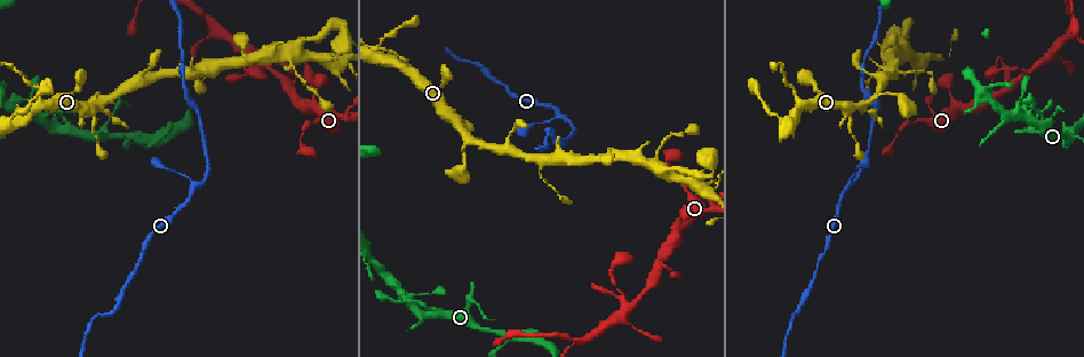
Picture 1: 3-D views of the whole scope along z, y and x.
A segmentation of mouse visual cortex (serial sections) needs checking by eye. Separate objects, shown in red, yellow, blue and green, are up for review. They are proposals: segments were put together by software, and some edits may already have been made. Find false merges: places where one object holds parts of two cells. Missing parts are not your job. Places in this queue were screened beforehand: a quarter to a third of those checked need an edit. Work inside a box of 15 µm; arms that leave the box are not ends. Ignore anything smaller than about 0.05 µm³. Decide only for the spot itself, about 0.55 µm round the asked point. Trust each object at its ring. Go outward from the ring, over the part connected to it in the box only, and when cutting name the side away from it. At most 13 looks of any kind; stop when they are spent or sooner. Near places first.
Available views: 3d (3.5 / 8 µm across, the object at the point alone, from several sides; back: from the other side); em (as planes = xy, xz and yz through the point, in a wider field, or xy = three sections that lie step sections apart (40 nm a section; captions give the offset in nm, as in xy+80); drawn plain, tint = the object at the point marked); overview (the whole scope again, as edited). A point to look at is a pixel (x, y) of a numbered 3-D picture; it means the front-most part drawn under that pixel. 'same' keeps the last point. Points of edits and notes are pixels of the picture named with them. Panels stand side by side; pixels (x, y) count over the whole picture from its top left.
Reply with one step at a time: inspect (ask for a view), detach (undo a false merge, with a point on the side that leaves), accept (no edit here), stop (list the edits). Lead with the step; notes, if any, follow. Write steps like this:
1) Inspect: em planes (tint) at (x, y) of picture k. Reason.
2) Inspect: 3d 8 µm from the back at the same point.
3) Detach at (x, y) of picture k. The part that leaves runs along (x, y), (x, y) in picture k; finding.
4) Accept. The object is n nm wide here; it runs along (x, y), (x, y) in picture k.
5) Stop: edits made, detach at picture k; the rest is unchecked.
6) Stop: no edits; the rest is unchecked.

Inspect: 3d 8 µm from the back at (404, 68) of picture 1. Three arms meet.

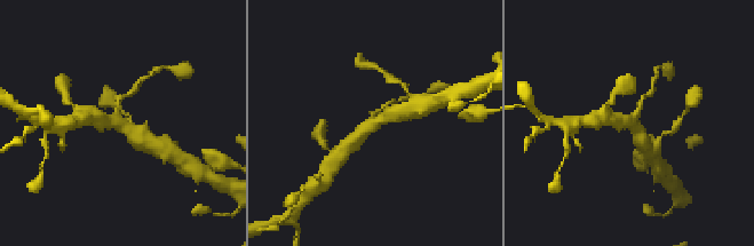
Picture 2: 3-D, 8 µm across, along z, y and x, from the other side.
Inspect: 3d 3.5 µm at (374, 123) of picture 2. Closer look.

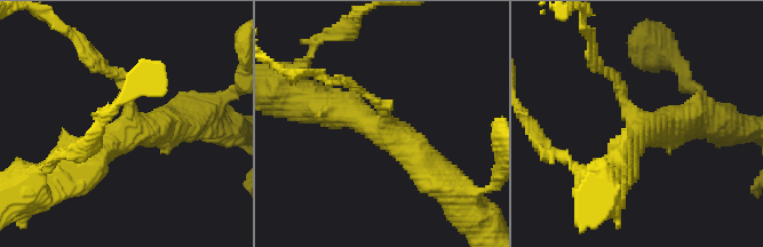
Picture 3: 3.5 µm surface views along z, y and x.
Accept. The arms are 150, 400, 450 nm wide; it runs along (451, 183), (390, 134), (327, 108) in picture 3; all the same cell.

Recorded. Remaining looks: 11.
Inspect: 3d 8 µm from the back at (1028, 116) of picture 1. Four or more arms meet.

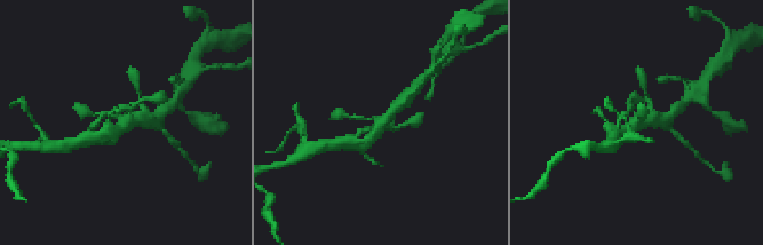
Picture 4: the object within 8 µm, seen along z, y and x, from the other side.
Inspect: em xy step 3 (tint) at (128, 120) of picture 4. Shape alone is not enough.

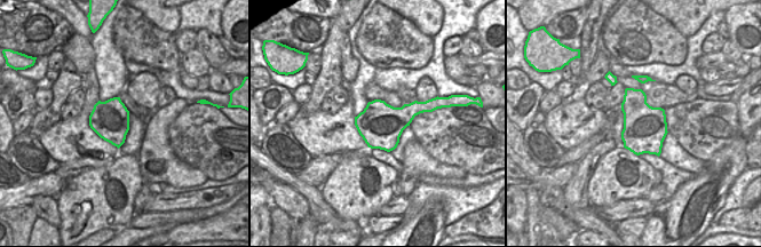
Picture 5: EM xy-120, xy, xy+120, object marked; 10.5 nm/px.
Accept. It runs along (364, 143), (407, 96) in picture 4; all the same cell.

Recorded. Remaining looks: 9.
Inspect: 3d 3.5 µm at (140, 139) of picture 1. Three arms meet.

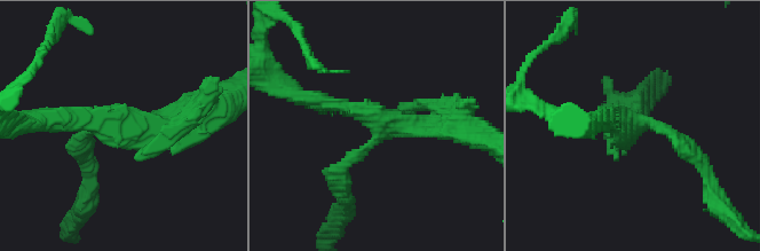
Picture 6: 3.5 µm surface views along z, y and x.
Inspect: em xy step 2 (tint) at (380, 123) of picture 6. 3 arms meet here; the arms are 150, 200, 300 nm wide.

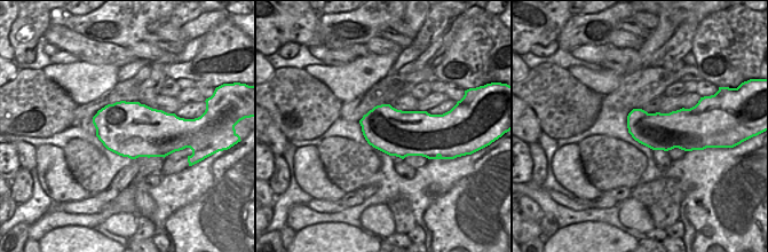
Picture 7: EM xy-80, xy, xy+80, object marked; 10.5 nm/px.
Detach at (87, 142) of picture 6. Two cells meet here.

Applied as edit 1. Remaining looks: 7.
Inspect: 3d 8 µm at (902, 50) of picture 1. Four or more arms meet.

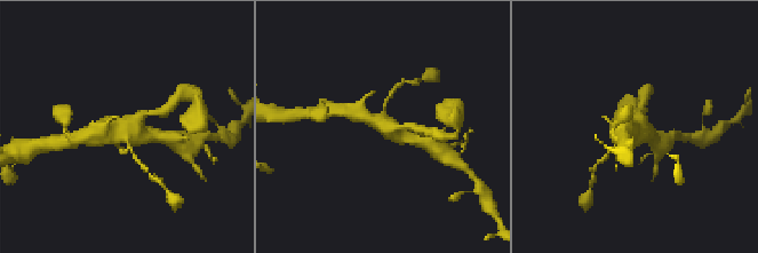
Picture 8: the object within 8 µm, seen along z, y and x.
Inspect: 3d 3.5 µm at (128, 124) of picture 8.

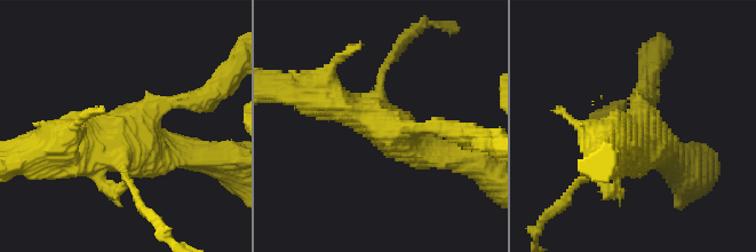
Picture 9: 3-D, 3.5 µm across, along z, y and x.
Inspect: em xy step 2 (tint) at (127, 135) of picture 9.

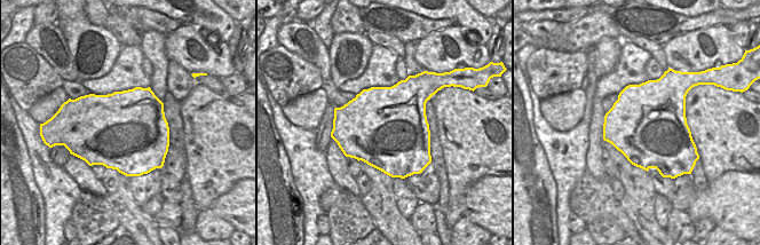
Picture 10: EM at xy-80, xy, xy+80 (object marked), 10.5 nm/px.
Accept. It runs along (299, 92), (363, 112), (429, 154) in picture 9; one cell here.

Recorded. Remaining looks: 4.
Inspect: 3d 8 µm at (315, 123) of picture 1. Calibre changes.

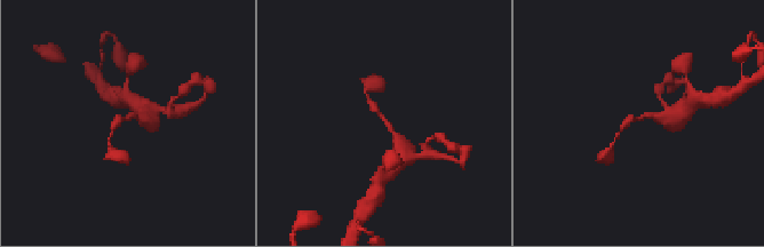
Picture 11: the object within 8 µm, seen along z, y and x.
Inspect: 3d 3.5 µm at (641, 119) of picture 11.

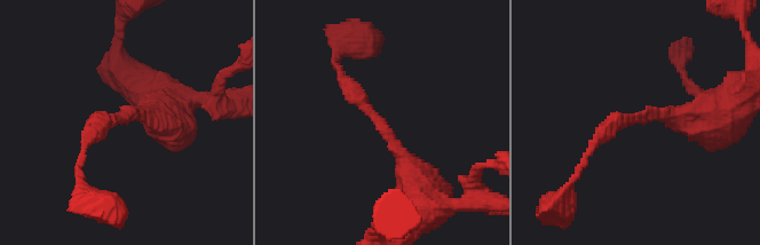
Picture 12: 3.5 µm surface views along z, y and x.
Accept. The arms are 250, 350 nm wide; it runs along (418, 202), (408, 161), (340, 73) in picture 12; all the same cell.

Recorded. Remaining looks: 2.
Stop: edits made, detach at picture 6; the rest is unchecked.

